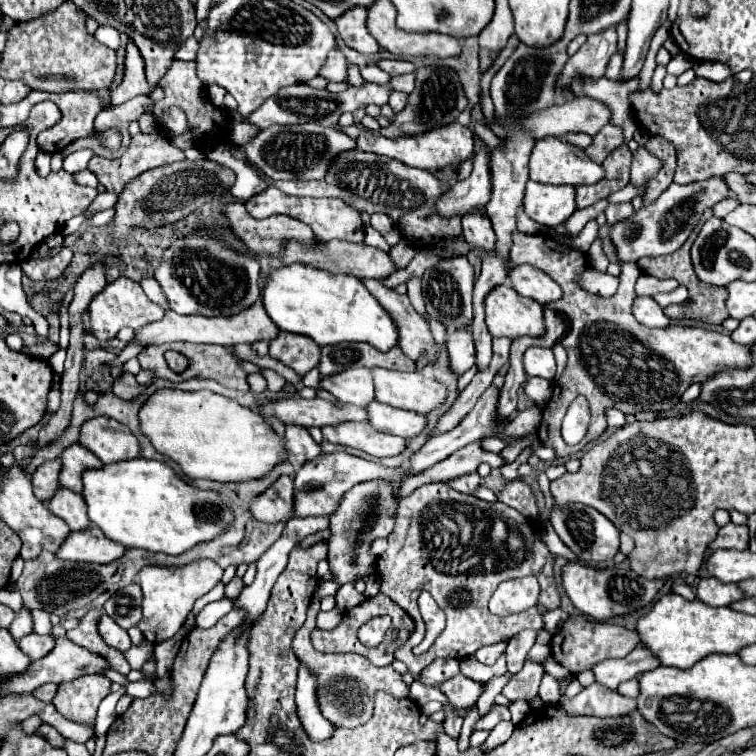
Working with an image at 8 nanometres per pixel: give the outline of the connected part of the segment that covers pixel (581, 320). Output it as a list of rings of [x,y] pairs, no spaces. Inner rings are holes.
[[[515,231],[509,257],[513,265],[531,265],[541,269],[563,289],[563,299],[551,305],[551,309],[559,311],[569,323],[569,329],[561,339],[567,351],[567,365],[553,385],[553,397],[547,407],[543,407],[543,421],[537,429],[539,443],[553,447],[555,459],[569,457],[595,441],[607,429],[605,411],[611,407],[633,415],[641,411],[669,411],[681,401],[681,395],[691,383],[703,383],[725,369],[749,369],[753,365],[751,349],[733,343],[729,335],[681,325],[669,325],[669,329],[647,329],[637,323],[631,313],[631,301],[637,297],[635,281],[641,275],[641,269],[635,263],[625,263],[621,267],[619,291],[605,299],[587,293],[577,285],[577,277],[587,269],[585,253],[557,245],[545,233],[525,235]],[[577,395],[585,395],[591,405],[591,427],[579,445],[569,447],[559,437],[559,429],[569,403]]]

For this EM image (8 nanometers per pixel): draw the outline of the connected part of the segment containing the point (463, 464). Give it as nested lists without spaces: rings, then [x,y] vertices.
[[[481,437],[479,441],[475,443],[469,443],[465,445],[463,449],[455,451],[453,455],[449,455],[447,459],[443,459],[441,463],[433,465],[431,469],[415,475],[413,479],[409,479],[407,483],[403,483],[397,491],[399,499],[407,497],[413,489],[421,487],[423,483],[439,483],[439,481],[449,481],[453,477],[461,477],[465,473],[471,473],[471,471],[477,471],[477,467],[481,463],[489,463],[491,467],[503,467],[505,465],[505,459],[499,455],[499,453],[491,453],[491,451],[483,451],[481,447],[481,441],[485,437]]]

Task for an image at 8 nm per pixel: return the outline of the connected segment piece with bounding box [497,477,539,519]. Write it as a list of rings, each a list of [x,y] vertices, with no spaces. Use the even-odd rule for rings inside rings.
[[[517,477],[515,481],[507,483],[503,487],[503,491],[497,493],[497,499],[513,509],[517,509],[519,513],[523,513],[525,517],[529,519],[537,519],[537,503],[535,503],[535,495],[531,491],[531,487],[521,479]]]

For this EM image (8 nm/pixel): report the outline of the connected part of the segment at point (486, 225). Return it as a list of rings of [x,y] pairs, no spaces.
[[[471,211],[463,215],[463,237],[469,247],[479,249],[479,253],[495,253],[495,231],[491,227],[491,221],[481,217],[481,213]]]

